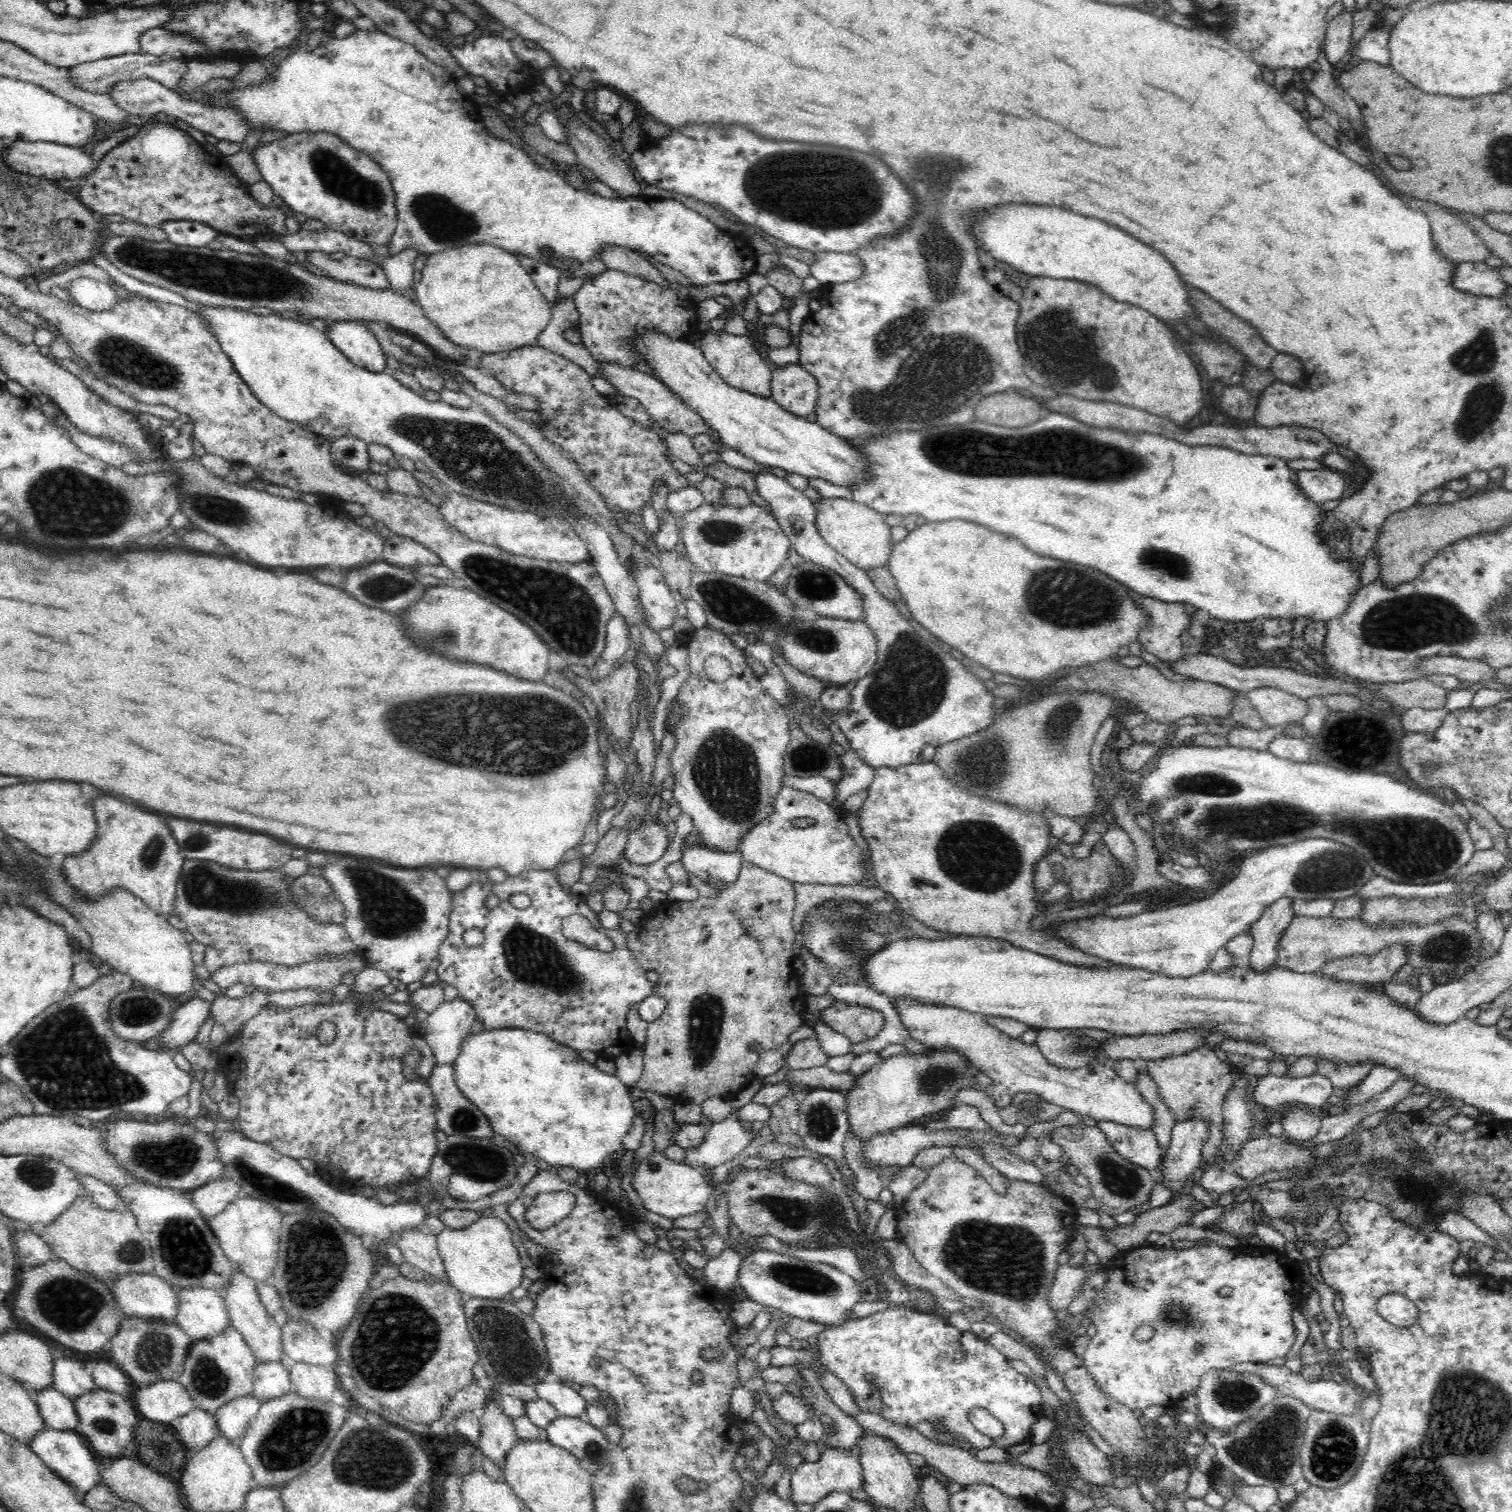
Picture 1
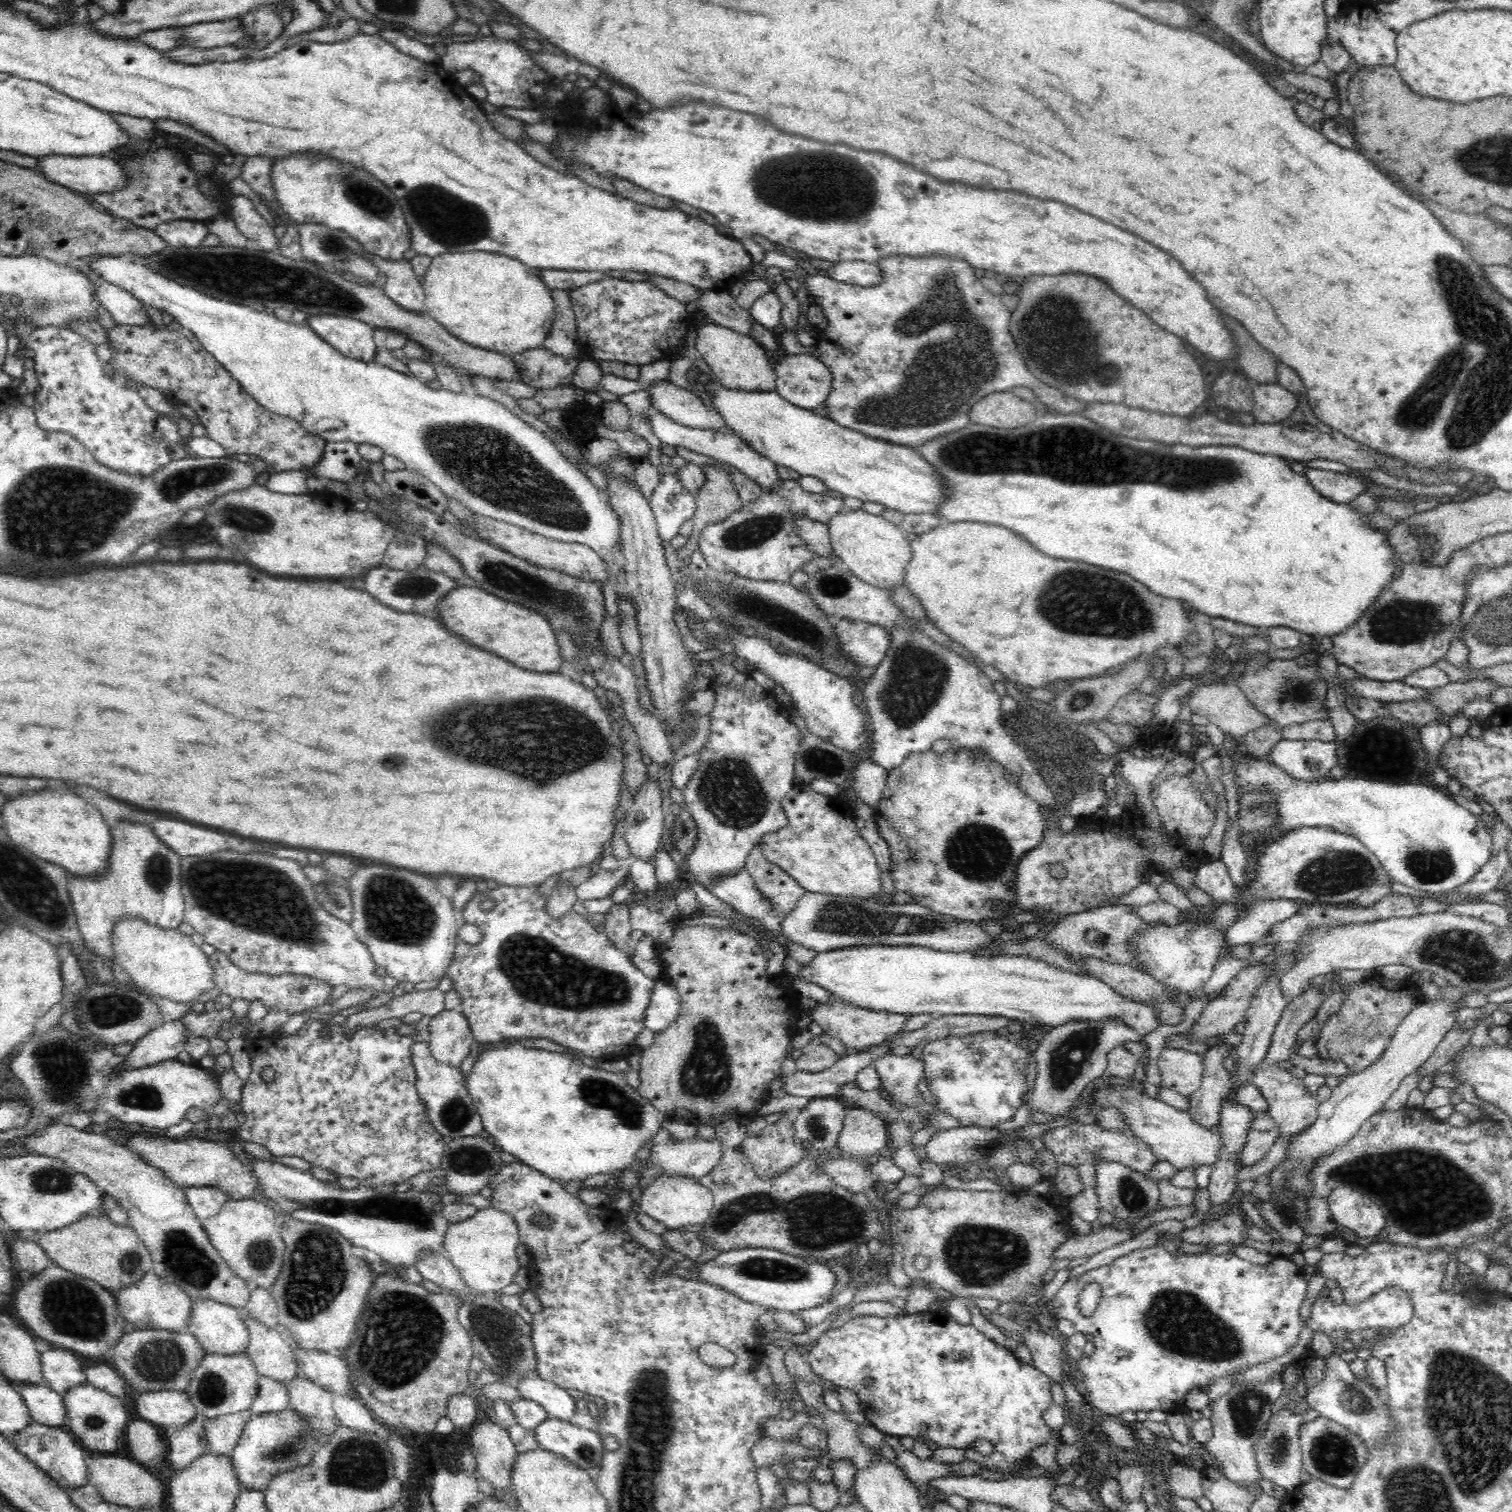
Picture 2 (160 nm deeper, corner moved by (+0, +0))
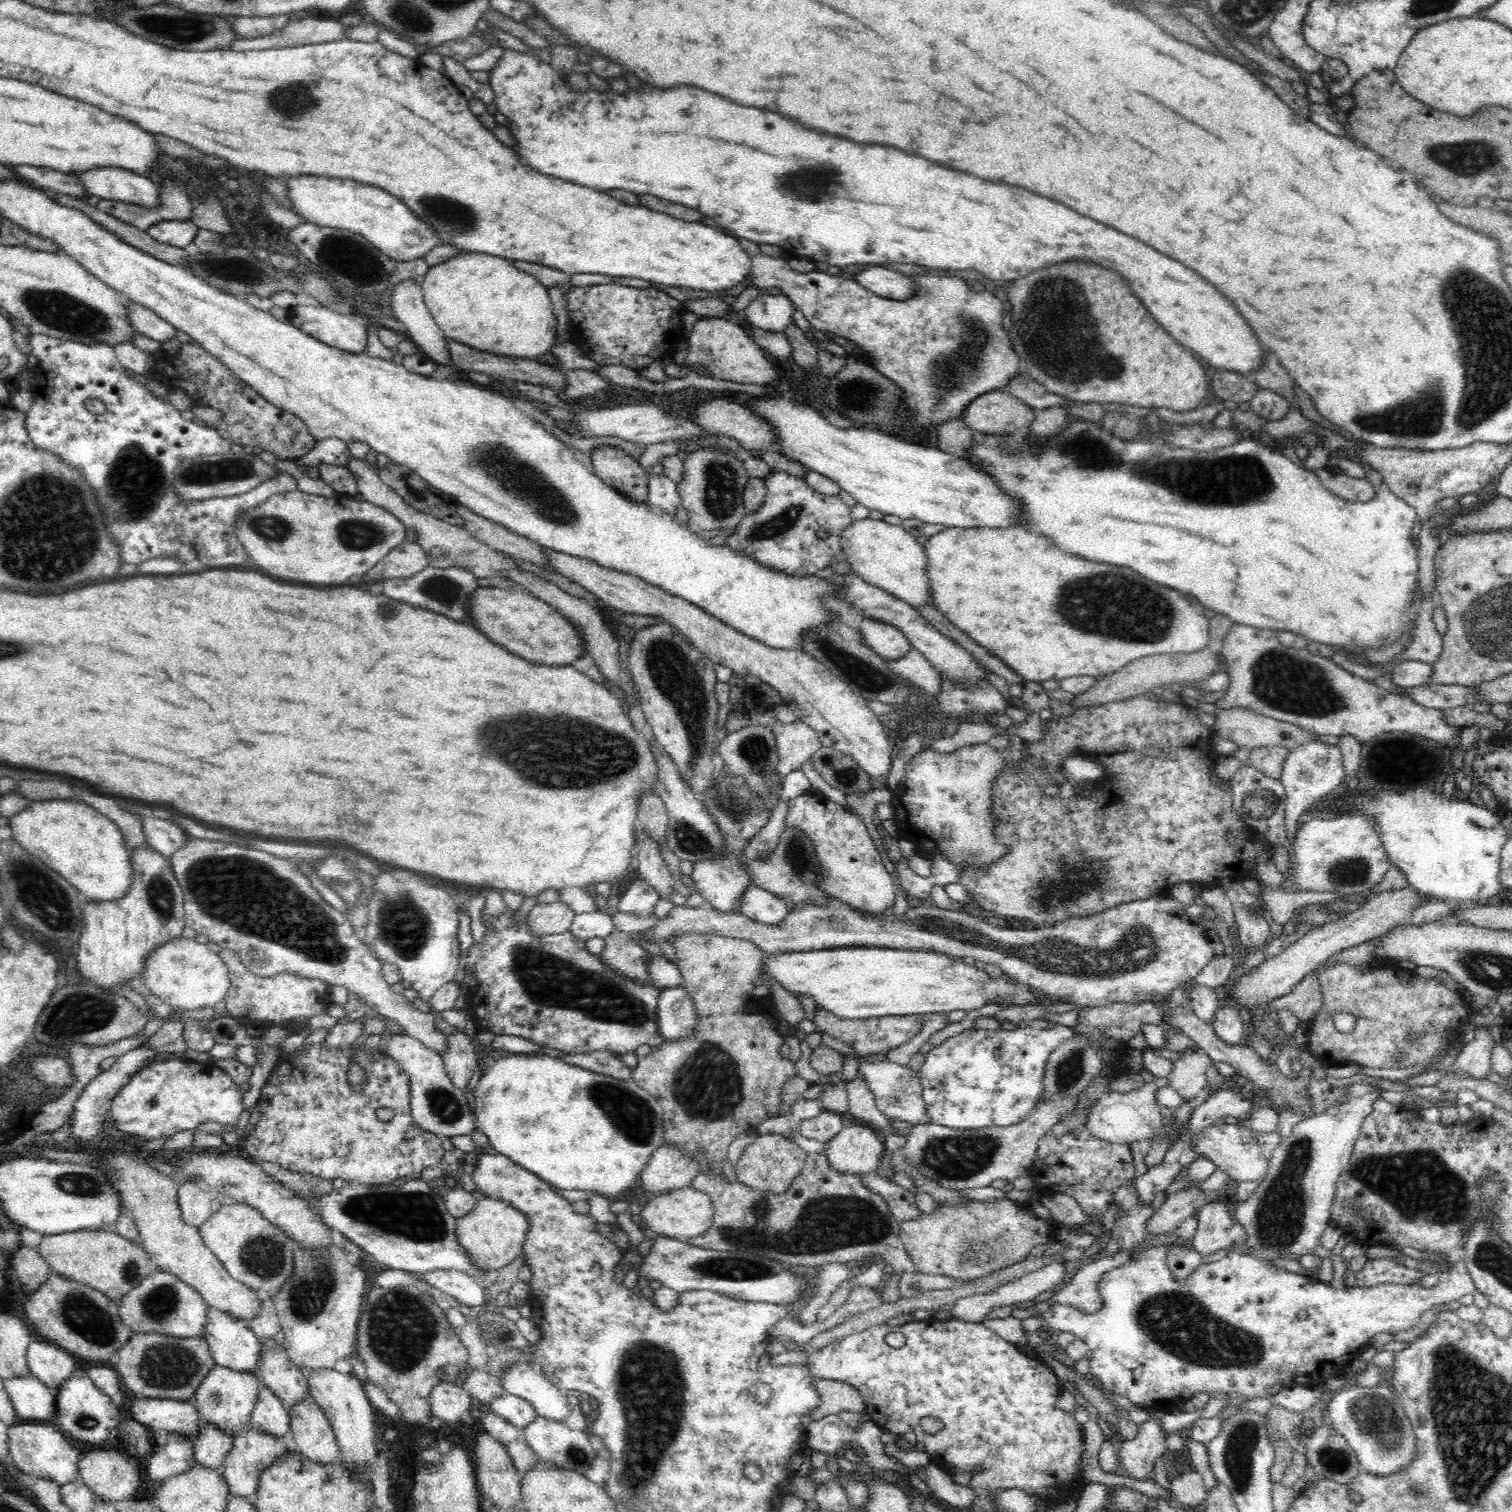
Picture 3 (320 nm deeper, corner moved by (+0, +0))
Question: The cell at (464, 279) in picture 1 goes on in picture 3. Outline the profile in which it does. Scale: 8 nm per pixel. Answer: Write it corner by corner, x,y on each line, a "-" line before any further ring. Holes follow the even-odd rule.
464,252
430,267
425,277
421,284
424,303
447,339
464,342
466,346
482,352
525,359
547,354
555,345
557,318
548,287
544,287
534,276
518,270
510,260
486,253

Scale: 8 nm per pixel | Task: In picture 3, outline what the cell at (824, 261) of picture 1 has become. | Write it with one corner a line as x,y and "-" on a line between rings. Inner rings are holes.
879,265
862,270
854,275
854,280
881,298
904,301
917,294
917,284
911,277

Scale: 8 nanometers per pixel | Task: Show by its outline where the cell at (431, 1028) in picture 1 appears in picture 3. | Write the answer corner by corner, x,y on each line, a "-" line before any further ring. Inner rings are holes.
458,1031
448,1035
448,1048
444,1057
444,1068
456,1088
466,1088
476,1065
478,1057
470,1043
469,1032

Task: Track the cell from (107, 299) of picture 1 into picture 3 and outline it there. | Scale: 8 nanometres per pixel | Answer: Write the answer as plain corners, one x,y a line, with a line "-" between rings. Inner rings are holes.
130,302
128,304
128,318
131,326
140,334
158,340
158,342
168,342
176,337
177,329
165,322
153,310
141,304

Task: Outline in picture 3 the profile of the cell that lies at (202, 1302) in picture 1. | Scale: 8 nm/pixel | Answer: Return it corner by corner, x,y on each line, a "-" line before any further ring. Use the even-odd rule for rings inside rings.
208,1307
208,1324
204,1328
204,1338
216,1365
230,1370
254,1373
260,1363
260,1344
257,1334
251,1329
249,1321
233,1317
214,1307

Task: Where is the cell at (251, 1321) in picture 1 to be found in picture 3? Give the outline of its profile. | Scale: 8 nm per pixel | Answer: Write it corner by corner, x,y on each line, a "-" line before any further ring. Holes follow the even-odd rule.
273,1338
260,1344
260,1363
254,1372
262,1385
268,1387
288,1409
309,1398
308,1372
294,1365
288,1352

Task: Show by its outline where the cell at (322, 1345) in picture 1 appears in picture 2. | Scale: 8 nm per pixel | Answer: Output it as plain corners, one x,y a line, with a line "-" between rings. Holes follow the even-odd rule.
296,1345
299,1376
303,1376
328,1392
343,1394
348,1398
358,1398
354,1384
350,1378
352,1373
346,1360
340,1359
337,1353
323,1350
306,1350

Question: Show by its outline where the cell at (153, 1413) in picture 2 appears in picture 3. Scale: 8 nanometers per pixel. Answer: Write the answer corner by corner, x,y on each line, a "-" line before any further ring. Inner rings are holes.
142,1398
130,1408
132,1418
150,1430
166,1430
186,1438
198,1436
200,1413
193,1401
172,1398

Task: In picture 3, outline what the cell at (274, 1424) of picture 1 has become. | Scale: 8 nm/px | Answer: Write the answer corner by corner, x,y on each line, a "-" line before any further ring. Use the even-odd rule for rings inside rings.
251,1425
244,1432
236,1435
233,1440
233,1447
224,1460
221,1470
223,1477
229,1486
231,1496
250,1496
257,1491
260,1475
266,1470
280,1455
286,1451
282,1438
276,1438
271,1434
264,1434
262,1430
256,1430

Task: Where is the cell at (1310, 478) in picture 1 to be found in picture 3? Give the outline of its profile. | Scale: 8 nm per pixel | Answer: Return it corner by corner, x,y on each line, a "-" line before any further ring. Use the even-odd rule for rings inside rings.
1327,467
1310,470
1316,473
1320,483
1332,494
1354,502
1370,502
1376,496
1376,488
1366,478
1352,478
1346,474
1328,471

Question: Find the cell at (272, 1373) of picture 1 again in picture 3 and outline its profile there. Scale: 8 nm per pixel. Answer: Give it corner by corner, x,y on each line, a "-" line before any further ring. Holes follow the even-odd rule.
261,1385
256,1406
252,1410
250,1425
264,1434
283,1438
291,1429
289,1409
265,1385

